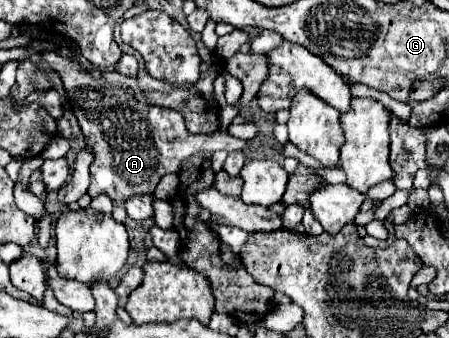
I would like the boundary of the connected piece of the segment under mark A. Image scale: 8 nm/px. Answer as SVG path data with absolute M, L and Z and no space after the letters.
M44 52L44 62L60 74L72 110L84 132L86 146L94 154L90 166L92 182L88 188L92 198L108 194L116 204L124 206L126 198L134 194L154 194L160 178L168 172L176 172L182 160L196 154L196 150L210 150L212 154L216 150L234 152L246 148L246 142L234 138L228 130L218 130L218 134L212 134L210 138L190 134L180 112L138 102L126 86L108 84L102 78L96 78L82 62L62 58L56 52Z

